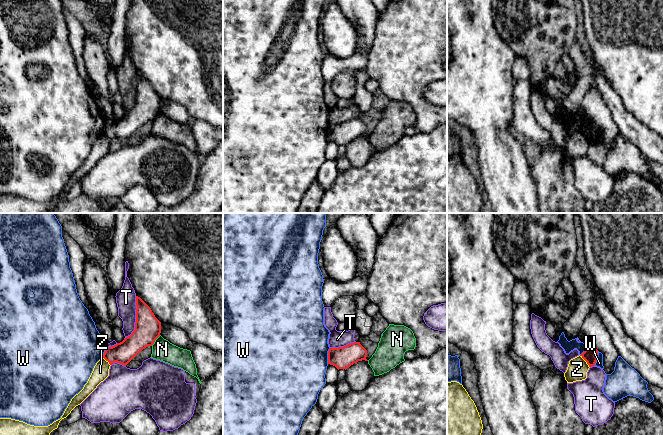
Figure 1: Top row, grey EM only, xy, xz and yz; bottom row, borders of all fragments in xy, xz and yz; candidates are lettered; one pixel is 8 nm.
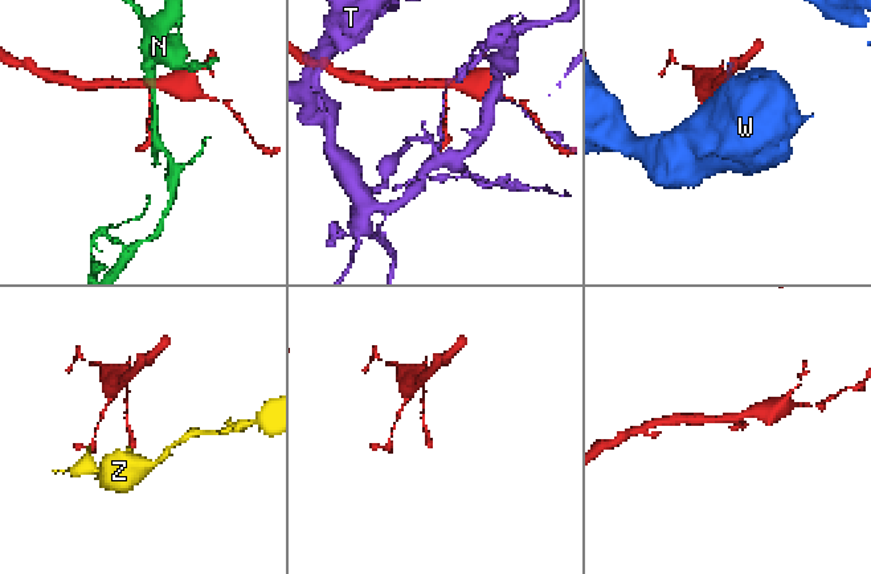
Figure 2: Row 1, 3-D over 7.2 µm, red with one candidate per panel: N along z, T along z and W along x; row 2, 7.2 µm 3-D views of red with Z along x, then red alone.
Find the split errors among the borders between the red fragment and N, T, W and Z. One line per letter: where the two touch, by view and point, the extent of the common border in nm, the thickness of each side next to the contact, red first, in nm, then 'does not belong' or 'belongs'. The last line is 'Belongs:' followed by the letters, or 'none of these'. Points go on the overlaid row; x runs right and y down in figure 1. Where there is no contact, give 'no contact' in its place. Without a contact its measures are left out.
N: xy (155, 339) | 120 nm | 200/170 nm | does not belong
T: xy (136, 318) | 360 nm | 200/160 nm | does not belong
W: xz (328, 356) | 130 nm | 180/500 nm | does not belong
Z: yz (585, 360) | 130 nm | 120/170 nm | does not belong
Belongs: none of these

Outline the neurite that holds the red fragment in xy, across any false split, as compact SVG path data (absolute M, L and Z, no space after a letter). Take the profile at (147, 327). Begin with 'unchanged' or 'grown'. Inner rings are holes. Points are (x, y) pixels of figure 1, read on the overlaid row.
unchanged; M136 296L136 322L132 334L120 343L107 347L103 358L110 365L117 362L126 366L138 353L152 346L161 333L161 322L155 317L151 308Z

